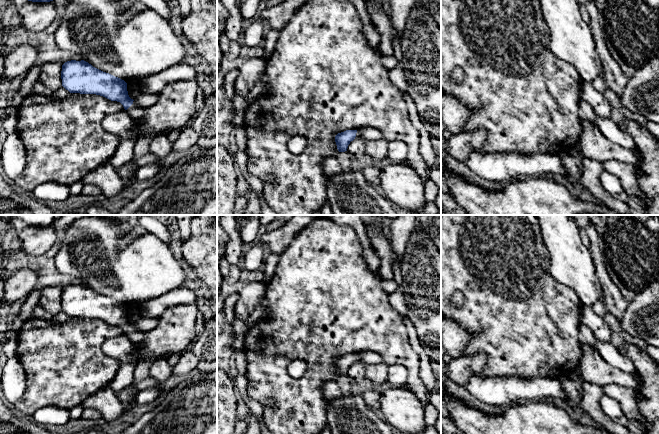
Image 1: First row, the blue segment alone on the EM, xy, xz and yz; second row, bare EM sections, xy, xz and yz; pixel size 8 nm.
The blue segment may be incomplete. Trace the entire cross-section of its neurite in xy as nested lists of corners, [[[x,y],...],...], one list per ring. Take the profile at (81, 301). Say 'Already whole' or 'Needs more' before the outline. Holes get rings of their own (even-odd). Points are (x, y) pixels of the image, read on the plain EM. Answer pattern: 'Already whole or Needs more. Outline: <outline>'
Needs more. Outline: [[[84,284],[65,286],[62,289],[61,303],[62,310],[70,317],[96,318],[120,326],[134,345],[139,345],[145,338],[144,332],[129,321],[124,304],[103,296]]]

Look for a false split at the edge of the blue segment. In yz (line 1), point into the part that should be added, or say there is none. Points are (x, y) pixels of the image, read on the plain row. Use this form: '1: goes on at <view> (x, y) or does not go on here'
1: does not go on here

